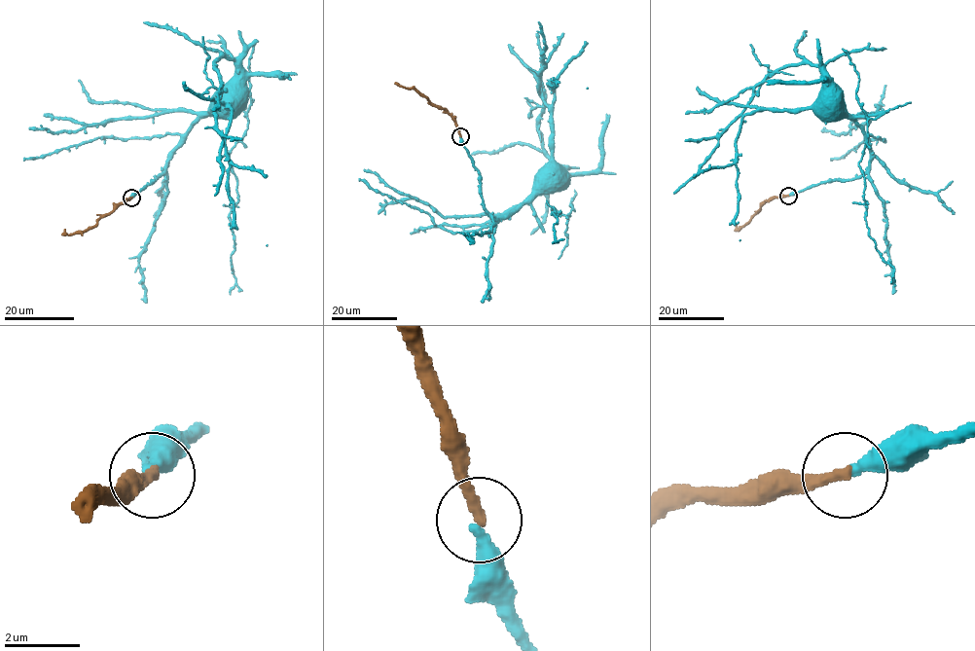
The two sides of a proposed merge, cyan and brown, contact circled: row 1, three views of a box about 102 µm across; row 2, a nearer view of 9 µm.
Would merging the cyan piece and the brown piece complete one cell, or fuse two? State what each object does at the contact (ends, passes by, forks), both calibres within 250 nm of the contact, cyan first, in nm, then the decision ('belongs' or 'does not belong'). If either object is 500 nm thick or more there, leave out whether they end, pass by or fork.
cyan ends | brown ends | 360/300 nm | belongs

